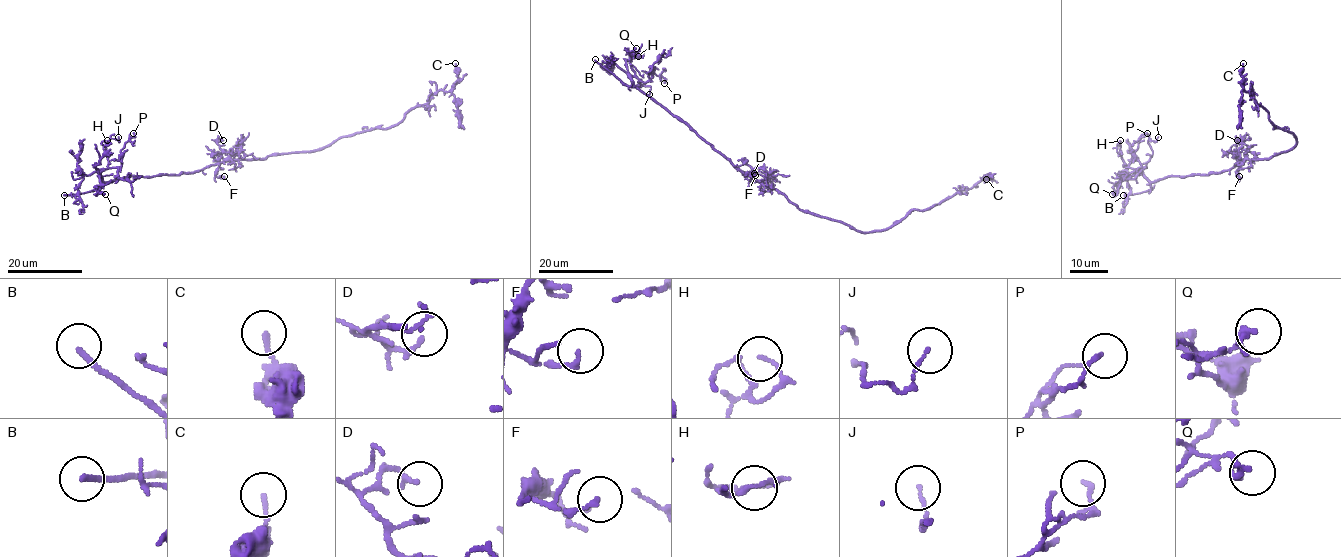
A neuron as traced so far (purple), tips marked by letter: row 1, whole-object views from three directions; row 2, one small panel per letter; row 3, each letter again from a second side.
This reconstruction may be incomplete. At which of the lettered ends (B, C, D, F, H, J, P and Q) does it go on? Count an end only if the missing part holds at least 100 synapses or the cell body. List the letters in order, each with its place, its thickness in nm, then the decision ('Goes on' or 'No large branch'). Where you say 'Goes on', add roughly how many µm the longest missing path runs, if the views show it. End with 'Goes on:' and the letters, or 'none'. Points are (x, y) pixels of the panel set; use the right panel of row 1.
B: Place: (1123, 195). Thickness 180 nm. Goes on. Missing length about 45 µm
C: Place: (1243, 63). Thickness 140 nm. No large branch
D: Place: (1237, 140). Thickness 150 nm. No large branch
F: Place: (1239, 176). Thickness 150 nm. No large branch
H: Place: (1120, 140). Thickness 110 nm. No large branch
J: Place: (1158, 137). Thickness 100 nm. No large branch
P: Place: (1147, 133). Thickness 120 nm. No large branch
Q: Place: (1112, 194). Thickness 240 nm. No large branch
Goes on: B

